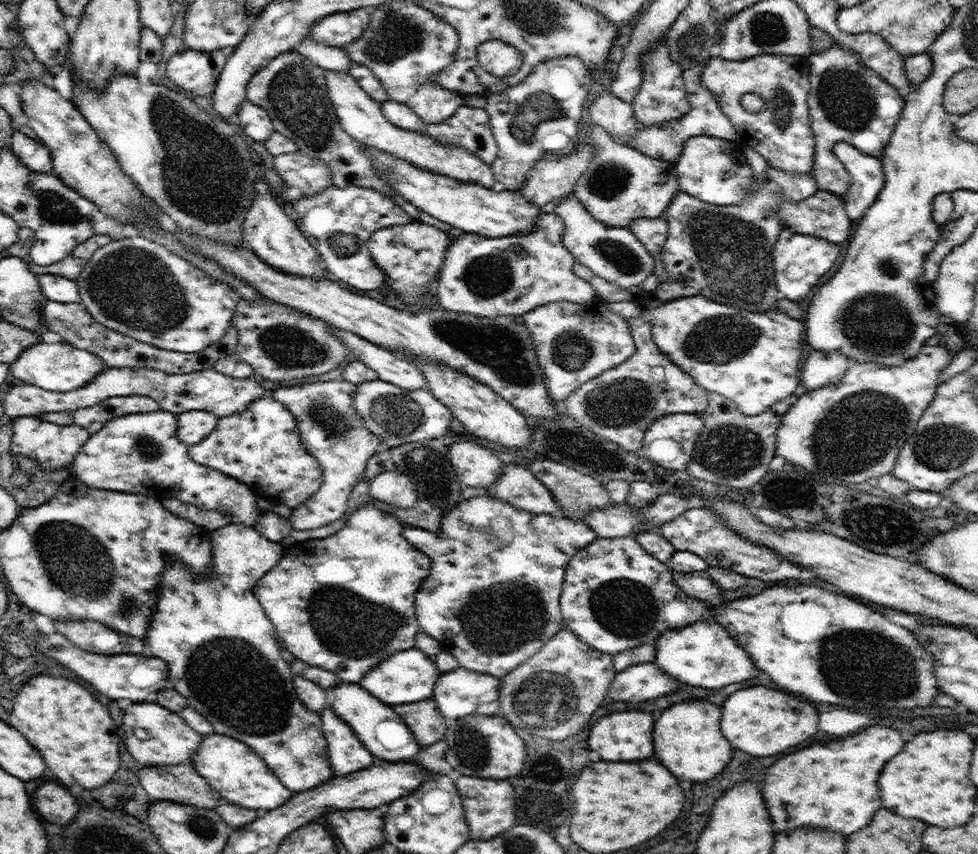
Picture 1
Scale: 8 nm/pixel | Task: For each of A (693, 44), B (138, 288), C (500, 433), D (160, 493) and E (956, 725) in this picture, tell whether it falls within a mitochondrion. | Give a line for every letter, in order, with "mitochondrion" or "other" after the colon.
A: mitochondrion
B: mitochondrion
C: other
D: other
E: other

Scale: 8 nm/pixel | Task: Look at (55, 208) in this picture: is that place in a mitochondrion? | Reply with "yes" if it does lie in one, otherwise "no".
yes

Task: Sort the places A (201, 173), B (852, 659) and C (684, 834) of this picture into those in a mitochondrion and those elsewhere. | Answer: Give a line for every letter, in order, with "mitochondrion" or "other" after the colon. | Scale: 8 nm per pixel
A: mitochondrion
B: mitochondrion
C: other

